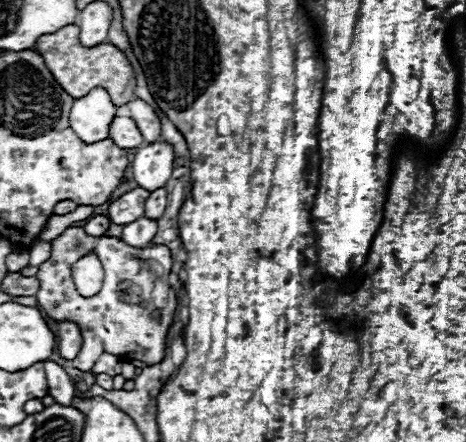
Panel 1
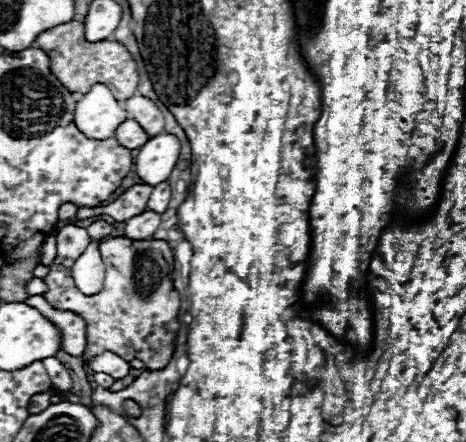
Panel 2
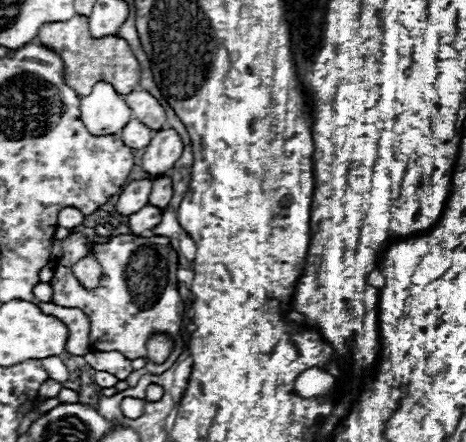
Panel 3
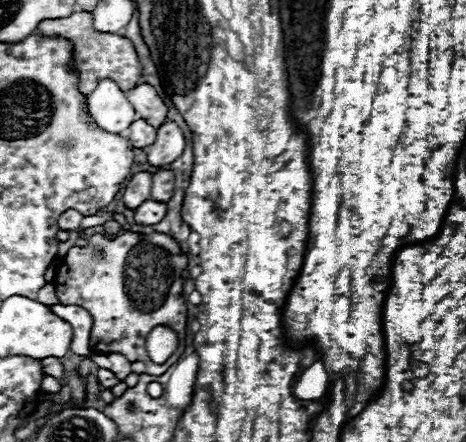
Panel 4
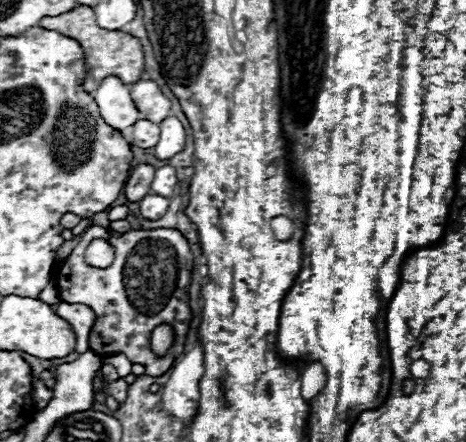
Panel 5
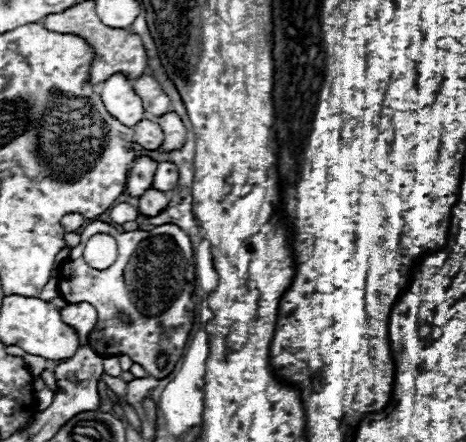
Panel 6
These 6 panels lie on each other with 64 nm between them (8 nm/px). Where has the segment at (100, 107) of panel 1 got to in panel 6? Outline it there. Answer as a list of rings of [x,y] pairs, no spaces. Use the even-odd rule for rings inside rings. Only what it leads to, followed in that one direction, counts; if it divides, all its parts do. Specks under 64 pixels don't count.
[[[114,74],[100,86],[102,100],[106,110],[114,114],[124,126],[134,126],[144,118],[144,106],[142,98],[134,92],[132,80],[128,80],[124,74]]]

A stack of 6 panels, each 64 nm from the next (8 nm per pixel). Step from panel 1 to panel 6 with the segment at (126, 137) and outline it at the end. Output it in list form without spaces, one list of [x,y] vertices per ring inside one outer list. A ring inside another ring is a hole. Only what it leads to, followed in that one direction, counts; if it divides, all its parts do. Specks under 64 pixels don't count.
[[[142,120],[134,126],[134,142],[142,144],[146,150],[158,150],[162,146],[162,140],[164,140],[164,132],[160,124],[152,120]]]

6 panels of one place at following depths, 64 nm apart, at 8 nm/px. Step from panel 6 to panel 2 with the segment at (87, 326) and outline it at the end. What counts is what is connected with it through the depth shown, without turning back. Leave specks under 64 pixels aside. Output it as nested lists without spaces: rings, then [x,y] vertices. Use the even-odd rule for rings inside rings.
[[[30,296],[26,304],[40,310],[42,316],[50,318],[62,330],[62,350],[70,356],[82,356],[86,350],[86,322],[70,312],[70,310],[56,310],[52,308],[42,296]]]

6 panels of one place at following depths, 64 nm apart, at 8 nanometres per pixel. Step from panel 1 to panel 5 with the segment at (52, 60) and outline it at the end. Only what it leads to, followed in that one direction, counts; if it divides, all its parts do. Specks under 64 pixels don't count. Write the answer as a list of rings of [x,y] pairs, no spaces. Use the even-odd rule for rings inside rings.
[[[76,6],[74,10],[70,10],[66,14],[42,18],[42,22],[38,22],[38,26],[46,28],[46,30],[56,30],[56,32],[60,32],[64,36],[70,36],[70,38],[80,42],[80,46],[86,50],[86,82],[84,82],[86,90],[94,92],[100,86],[100,82],[108,76],[118,76],[126,84],[134,84],[142,78],[144,52],[142,52],[140,40],[136,36],[130,36],[130,34],[122,32],[122,30],[100,28],[98,22],[96,22],[94,8]]]

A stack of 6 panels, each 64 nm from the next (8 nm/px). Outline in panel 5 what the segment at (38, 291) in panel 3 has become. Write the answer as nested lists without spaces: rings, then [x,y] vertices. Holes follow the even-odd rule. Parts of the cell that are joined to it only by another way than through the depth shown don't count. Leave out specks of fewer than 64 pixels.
[[[50,280],[50,284],[40,292],[40,296],[38,298],[42,298],[42,302],[50,302],[50,304],[58,304],[60,302],[60,294],[58,294],[58,288],[56,288],[56,282],[54,280]]]

